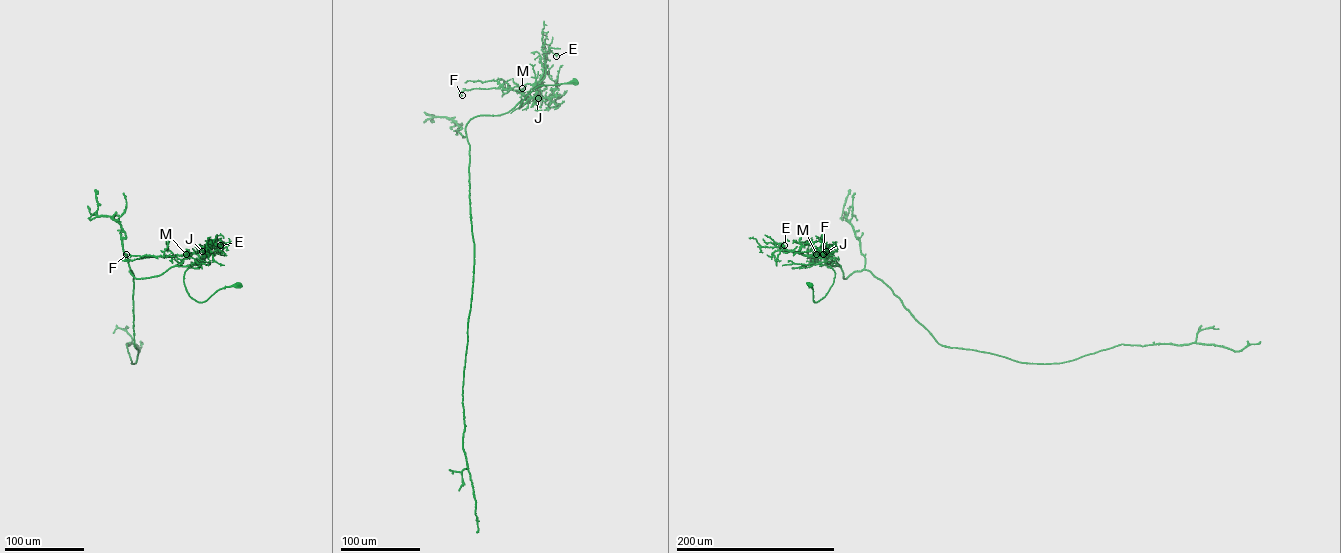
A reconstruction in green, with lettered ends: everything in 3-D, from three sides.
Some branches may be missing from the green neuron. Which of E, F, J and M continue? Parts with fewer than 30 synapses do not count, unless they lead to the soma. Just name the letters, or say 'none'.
none

